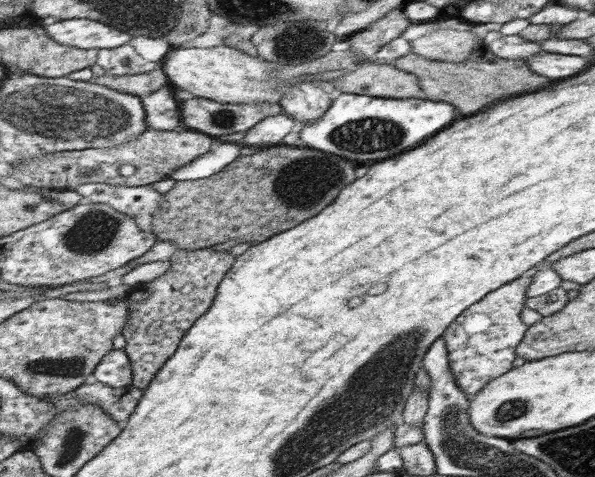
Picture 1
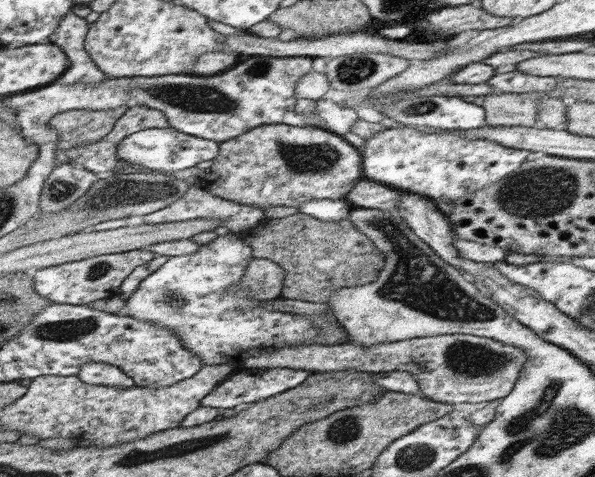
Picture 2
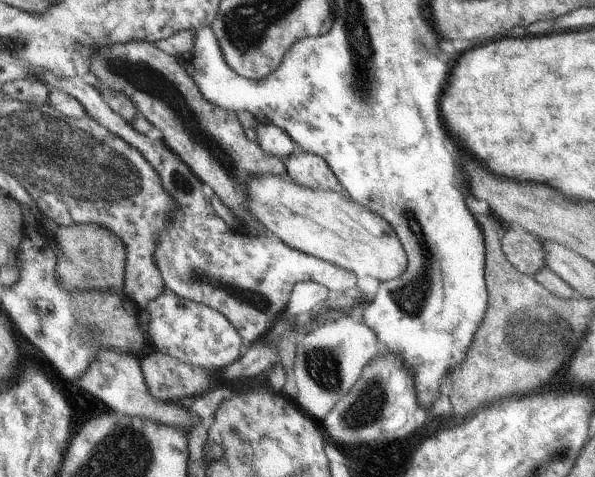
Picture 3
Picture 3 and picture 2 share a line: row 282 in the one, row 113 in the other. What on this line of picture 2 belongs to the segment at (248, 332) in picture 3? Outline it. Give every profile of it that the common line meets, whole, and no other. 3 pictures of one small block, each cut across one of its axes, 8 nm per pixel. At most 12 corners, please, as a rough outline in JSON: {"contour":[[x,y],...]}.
{"contour":[[251,56],[210,77],[134,77],[133,104],[219,143],[263,125],[350,132],[330,100],[296,113],[310,57]]}

